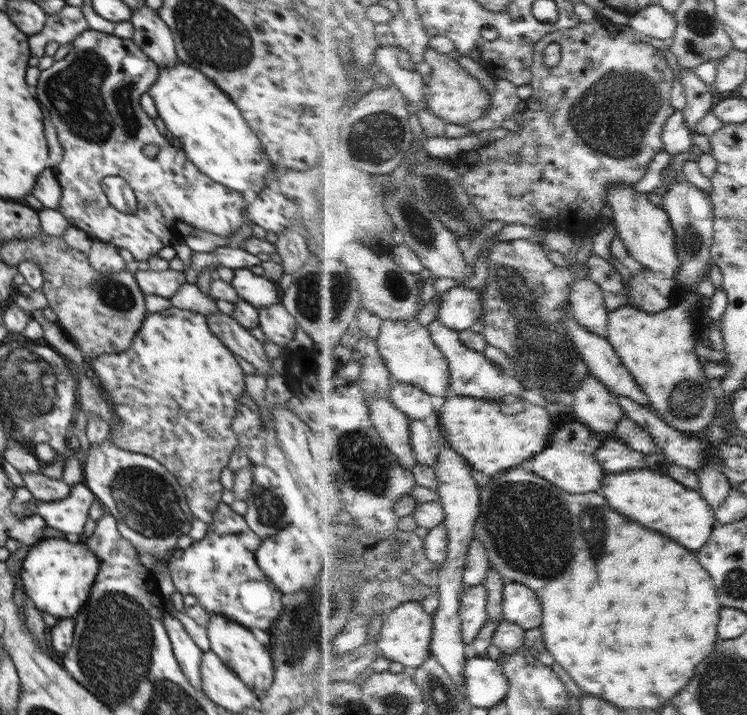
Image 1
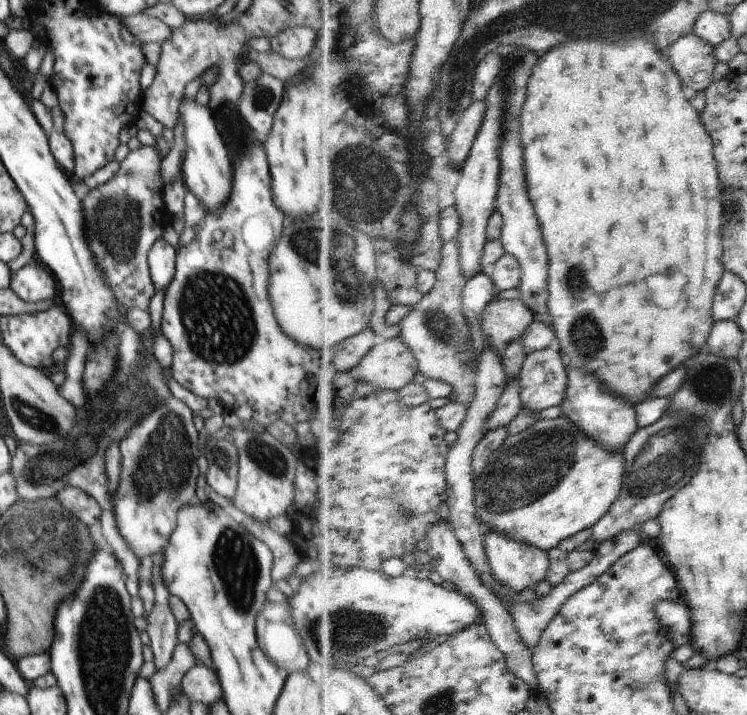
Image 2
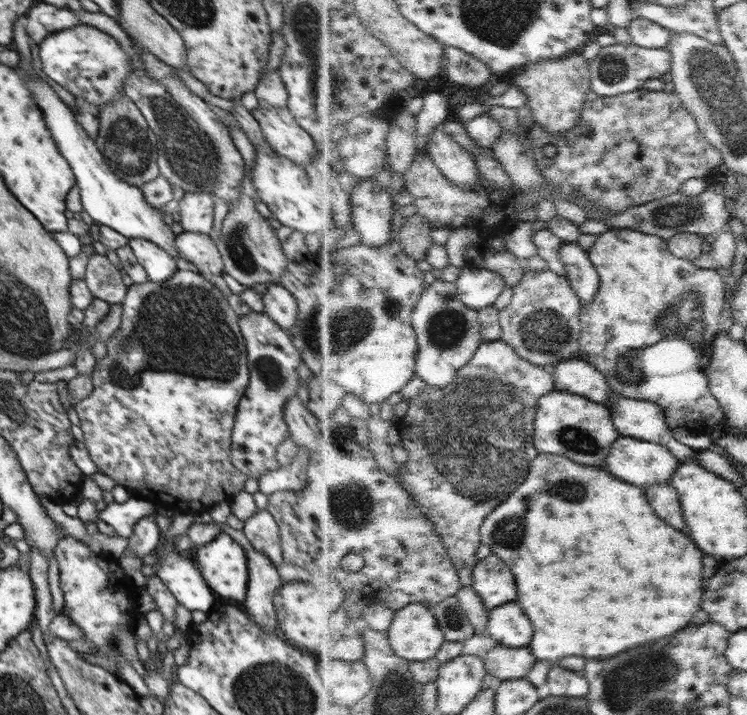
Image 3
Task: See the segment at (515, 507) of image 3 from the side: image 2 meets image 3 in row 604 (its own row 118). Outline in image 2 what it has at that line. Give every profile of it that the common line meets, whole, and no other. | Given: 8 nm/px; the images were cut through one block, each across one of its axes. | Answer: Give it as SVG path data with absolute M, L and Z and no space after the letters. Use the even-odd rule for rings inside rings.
M640 38L640 40L634 40L634 42L624 44L624 46L620 46L620 44L608 44L608 42L602 42L602 40L596 40L596 42L582 42L582 40L578 40L578 42L572 42L572 44L562 44L562 46L558 46L556 50L552 50L548 56L544 56L544 58L541 56L541 61L536 65L536 70L531 78L532 84L529 84L530 98L528 98L528 104L526 104L522 115L522 140L526 147L526 168L529 189L532 200L539 212L541 223L543 224L545 239L547 240L549 255L551 256L551 298L549 299L549 310L553 319L552 328L555 329L558 338L556 346L564 354L563 359L566 361L568 368L590 370L592 375L596 374L596 376L600 376L600 380L604 380L604 384L608 384L608 392L616 392L617 397L623 397L625 401L631 401L634 406L638 406L640 403L650 399L652 393L656 390L656 386L660 384L660 380L664 380L664 378L666 378L668 374L672 374L676 368L680 368L682 364L686 364L692 356L697 356L700 352L707 349L717 323L715 319L715 296L719 290L721 280L724 278L726 271L728 271L727 265L724 262L726 240L722 229L726 219L727 207L724 184L718 166L719 160L715 155L715 140L712 138L711 132L707 129L707 125L704 126L702 116L698 114L698 110L696 110L696 108L692 106L692 102L686 98L686 92L684 92L686 86L683 84L680 73L675 69L674 65L670 66L670 57L666 56L666 58L668 58L668 60L664 60L664 56L662 56L662 52L658 50L658 46L656 46L652 40L648 40L648 38ZM668 62L670 62L670 64L668 64ZM586 274L588 274L588 276L586 276ZM662 274L664 274L664 290L670 290L670 292L664 292L664 290L650 290L650 288L662 288L662 286L650 286L650 284L652 284L650 280L662 280ZM656 276L658 276L658 278L656 278ZM660 292L664 292L666 298L678 298L676 304L674 304L672 308L662 306L662 304L658 302L658 294L660 294ZM680 300L682 300L682 304L680 304ZM650 306L654 306L656 312L646 310L646 308L650 308ZM598 338L600 338L600 340L598 340ZM604 338L614 338L614 340L604 340ZM652 344L654 344L654 346L652 346Z

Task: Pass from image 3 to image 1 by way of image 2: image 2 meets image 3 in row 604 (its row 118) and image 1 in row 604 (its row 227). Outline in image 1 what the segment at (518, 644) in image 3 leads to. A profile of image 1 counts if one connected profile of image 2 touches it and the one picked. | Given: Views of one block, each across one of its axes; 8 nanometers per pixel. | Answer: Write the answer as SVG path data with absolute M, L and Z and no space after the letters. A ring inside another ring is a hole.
M506 582L504 607L505 619L520 624L527 631L543 626L543 602L536 590L522 582Z

